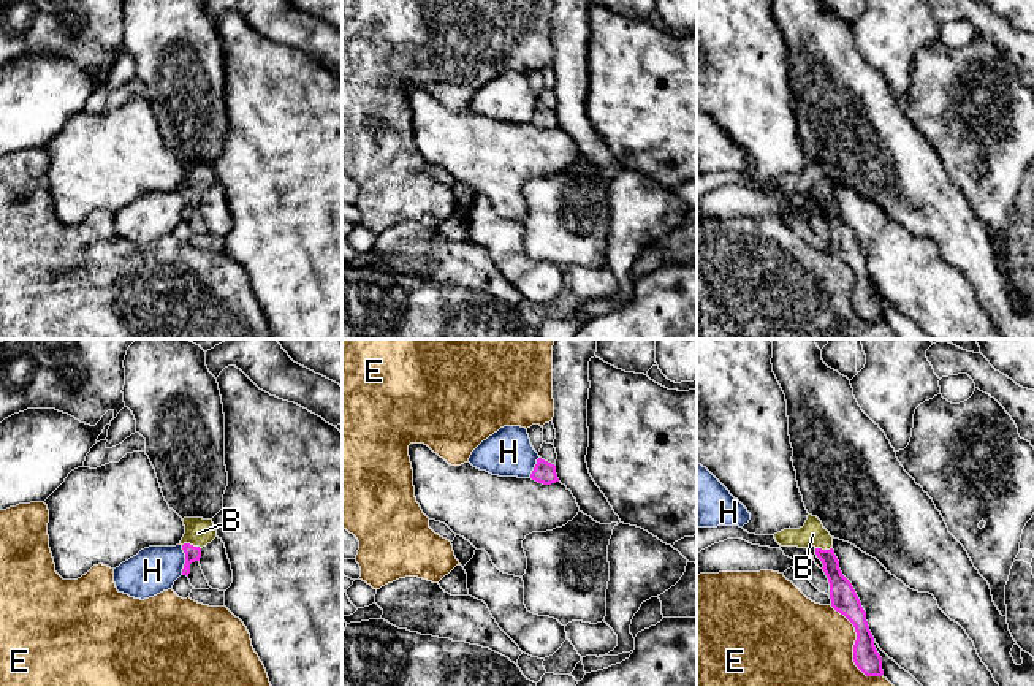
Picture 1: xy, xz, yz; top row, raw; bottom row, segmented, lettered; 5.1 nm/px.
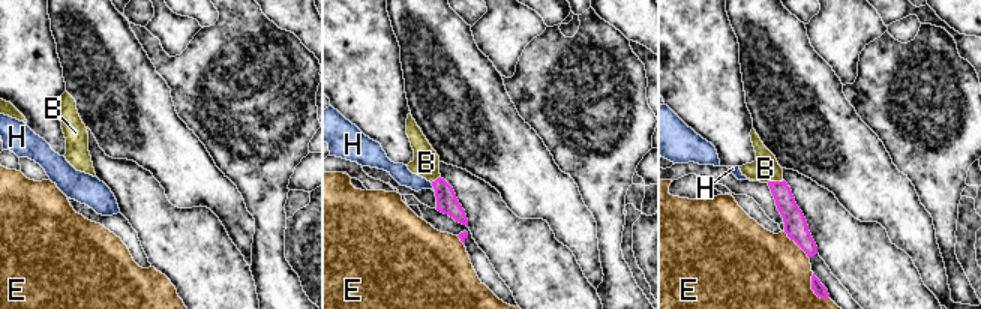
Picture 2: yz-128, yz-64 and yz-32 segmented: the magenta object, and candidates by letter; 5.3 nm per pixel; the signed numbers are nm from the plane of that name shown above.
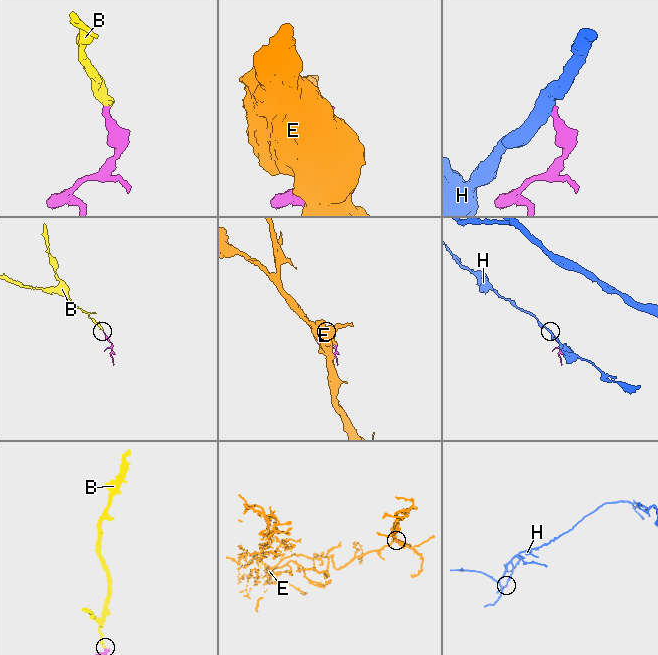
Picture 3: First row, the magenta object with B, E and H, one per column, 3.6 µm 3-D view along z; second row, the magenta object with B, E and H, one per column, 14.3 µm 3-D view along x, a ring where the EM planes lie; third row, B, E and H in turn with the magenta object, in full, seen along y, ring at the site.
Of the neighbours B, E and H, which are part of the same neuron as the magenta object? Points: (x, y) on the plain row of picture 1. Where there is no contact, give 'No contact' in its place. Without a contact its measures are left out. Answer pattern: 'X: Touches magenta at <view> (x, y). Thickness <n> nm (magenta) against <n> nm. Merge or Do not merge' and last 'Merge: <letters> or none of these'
B: Touches magenta at xy (192, 190). Thickness 80 nm (magenta) against 140 nm. Merge
E: Touches magenta at yz (854, 292). Thickness 140 nm (magenta) against 500 nm. Do not merge
H: Touches magenta at xy (186, 205). Thickness 80 nm (magenta) against 240 nm. Do not merge
Merge: B

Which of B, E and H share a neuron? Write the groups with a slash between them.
B / E / H

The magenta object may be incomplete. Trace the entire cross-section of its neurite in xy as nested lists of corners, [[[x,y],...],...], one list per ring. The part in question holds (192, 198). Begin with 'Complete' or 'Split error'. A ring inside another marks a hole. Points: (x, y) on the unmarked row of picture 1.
Split error. [[[184,163],[182,166],[185,171],[185,179],[181,185],[182,195],[185,198],[182,220],[188,222],[190,209],[200,206],[201,193],[217,182],[217,176],[212,165]]]

